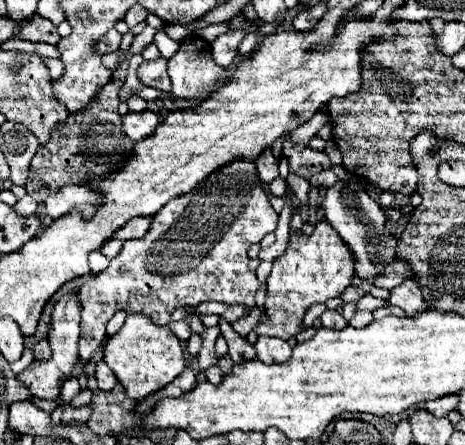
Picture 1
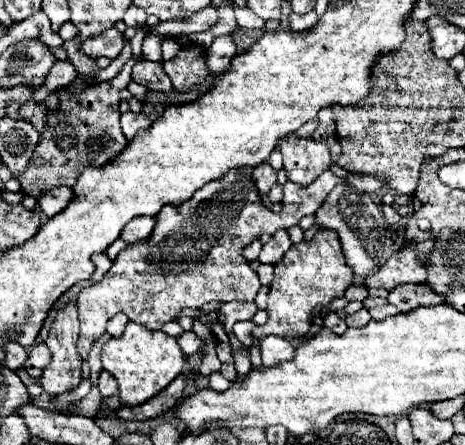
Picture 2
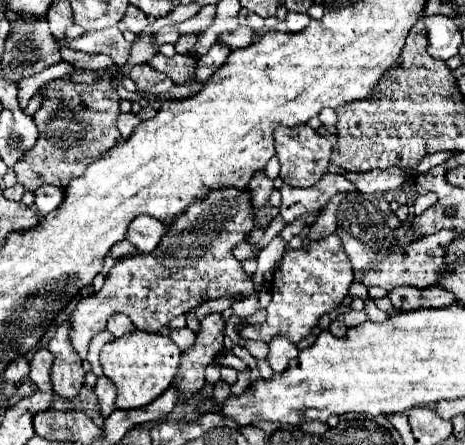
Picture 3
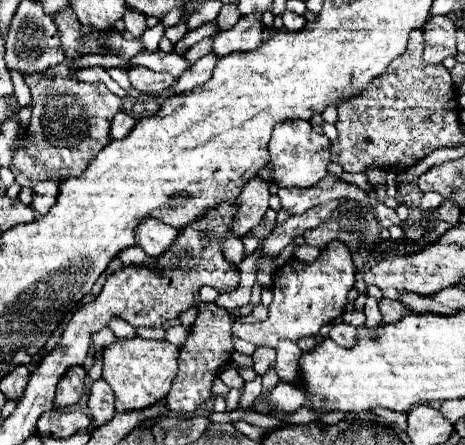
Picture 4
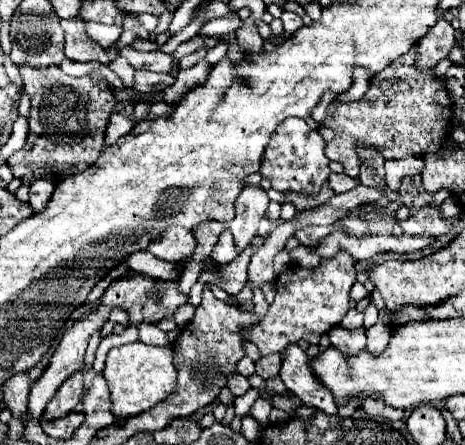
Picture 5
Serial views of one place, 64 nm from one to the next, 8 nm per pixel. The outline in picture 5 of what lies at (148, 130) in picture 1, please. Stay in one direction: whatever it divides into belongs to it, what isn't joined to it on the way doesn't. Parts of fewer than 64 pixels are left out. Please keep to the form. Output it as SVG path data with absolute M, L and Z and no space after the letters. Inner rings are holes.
M112 114L110 116L110 122L108 122L108 128L106 128L106 136L104 136L104 144L106 146L112 146L116 144L116 140L120 140L122 136L126 136L130 130L132 130L132 120L128 120L126 116L122 114Z

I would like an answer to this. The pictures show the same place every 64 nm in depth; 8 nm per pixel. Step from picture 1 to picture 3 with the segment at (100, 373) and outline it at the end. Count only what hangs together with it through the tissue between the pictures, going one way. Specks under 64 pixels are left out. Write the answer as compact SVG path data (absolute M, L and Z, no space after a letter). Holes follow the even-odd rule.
M100 376L98 382L96 382L96 386L94 386L94 394L98 398L98 410L100 410L102 418L108 418L116 410L116 406L114 406L116 388L114 388L114 384L108 378Z

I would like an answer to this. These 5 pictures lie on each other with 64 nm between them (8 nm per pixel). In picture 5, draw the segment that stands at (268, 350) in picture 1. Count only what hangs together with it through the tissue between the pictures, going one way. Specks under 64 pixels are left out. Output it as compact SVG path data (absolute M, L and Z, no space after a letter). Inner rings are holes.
M290 344L286 348L286 356L280 368L280 378L288 386L288 390L296 394L306 406L314 406L330 416L338 412L332 392L328 392L328 388L324 388L320 380L312 376L310 358L296 344Z

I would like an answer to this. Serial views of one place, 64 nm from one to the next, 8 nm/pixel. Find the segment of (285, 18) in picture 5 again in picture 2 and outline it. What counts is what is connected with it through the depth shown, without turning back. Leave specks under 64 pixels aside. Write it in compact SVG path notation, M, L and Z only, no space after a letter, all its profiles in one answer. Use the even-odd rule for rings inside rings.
M292 12L290 18L288 18L288 22L290 22L290 28L294 32L302 32L302 30L312 28L318 22L318 16L316 16L316 12L306 12L306 14L294 14Z

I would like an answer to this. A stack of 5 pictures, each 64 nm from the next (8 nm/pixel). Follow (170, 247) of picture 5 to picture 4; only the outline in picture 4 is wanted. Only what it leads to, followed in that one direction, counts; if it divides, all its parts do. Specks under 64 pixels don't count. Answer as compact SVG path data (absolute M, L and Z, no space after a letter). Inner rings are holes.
M144 220L136 230L136 242L148 256L156 258L174 246L178 234L180 234L178 228L166 226L158 220Z

